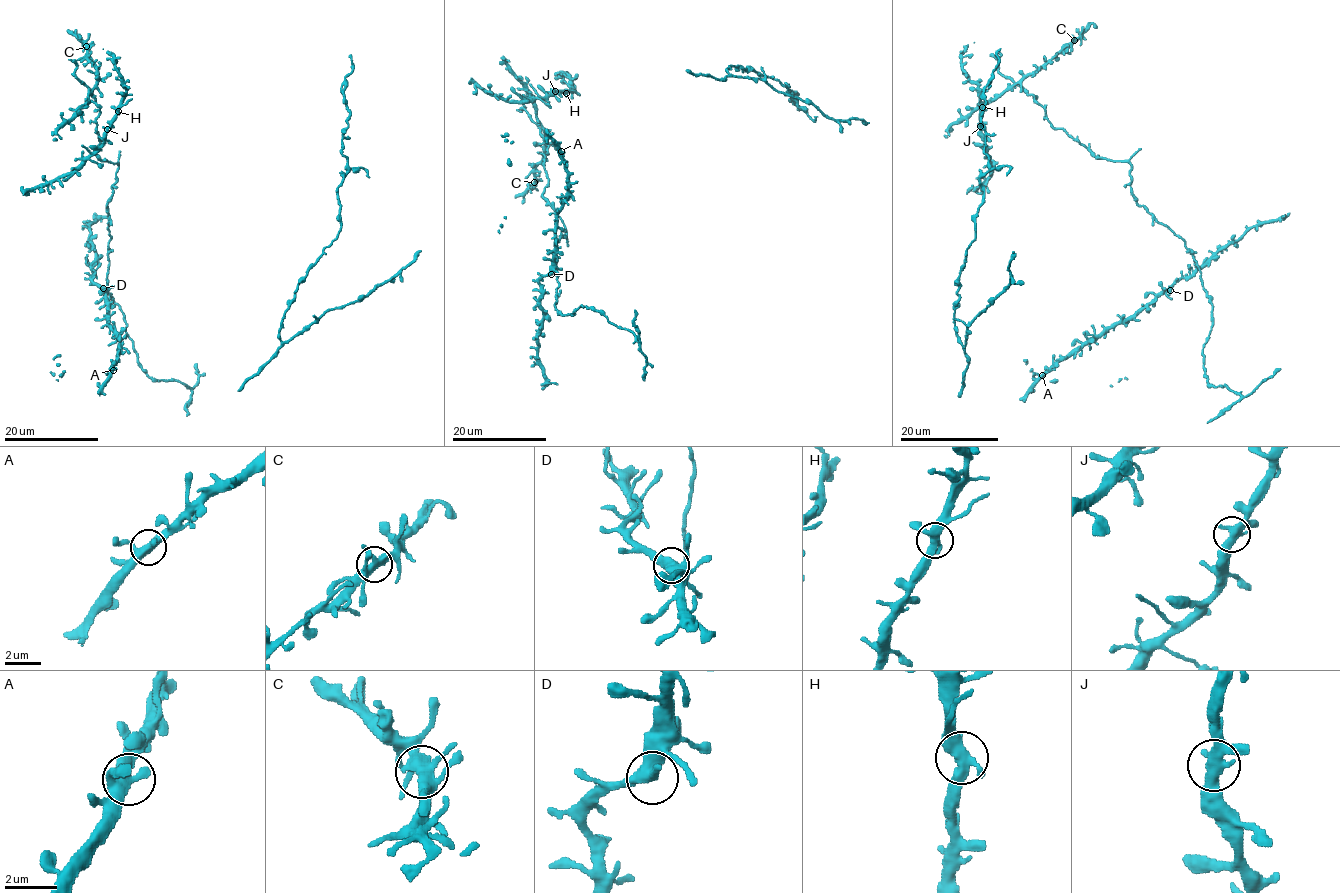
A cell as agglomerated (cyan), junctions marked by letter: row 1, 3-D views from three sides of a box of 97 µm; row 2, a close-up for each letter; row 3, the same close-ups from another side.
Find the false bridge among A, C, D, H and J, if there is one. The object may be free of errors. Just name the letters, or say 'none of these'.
none of these

